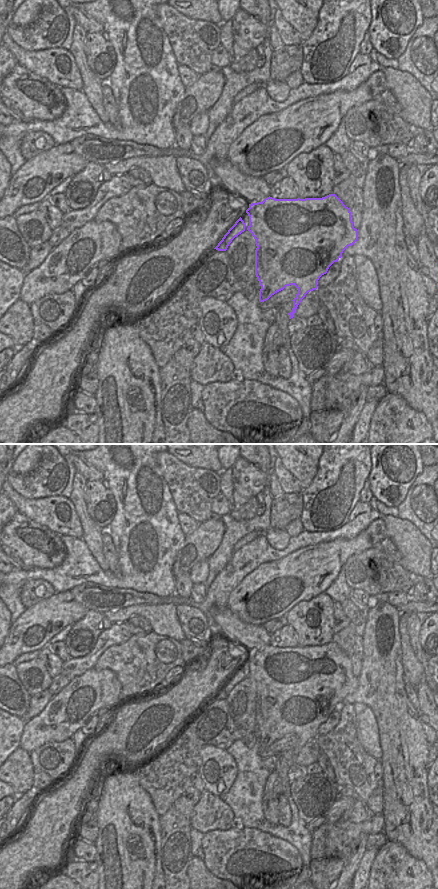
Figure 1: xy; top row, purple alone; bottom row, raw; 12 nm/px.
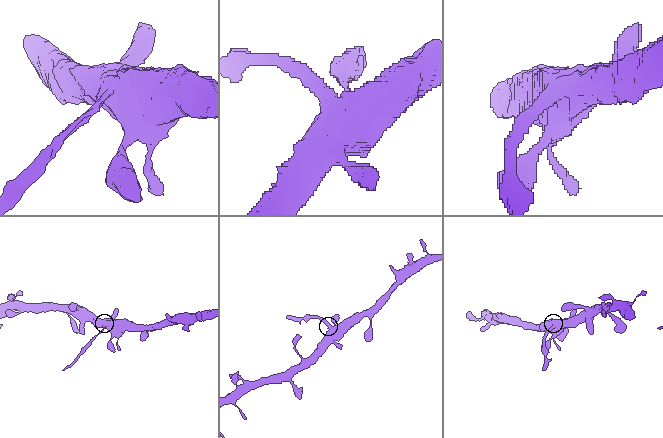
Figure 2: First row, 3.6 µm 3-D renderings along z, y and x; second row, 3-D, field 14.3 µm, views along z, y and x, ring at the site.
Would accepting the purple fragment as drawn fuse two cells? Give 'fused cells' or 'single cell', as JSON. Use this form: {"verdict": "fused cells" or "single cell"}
{"verdict": "fused cells"}

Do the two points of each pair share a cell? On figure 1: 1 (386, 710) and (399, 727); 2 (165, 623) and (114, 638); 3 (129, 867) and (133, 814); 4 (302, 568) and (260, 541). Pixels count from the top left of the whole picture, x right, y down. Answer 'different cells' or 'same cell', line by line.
1: same cell
2: different cells
3: same cell
4: different cells

